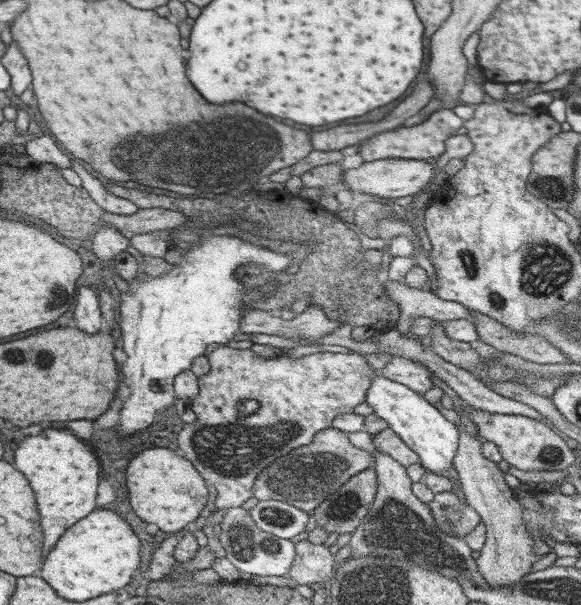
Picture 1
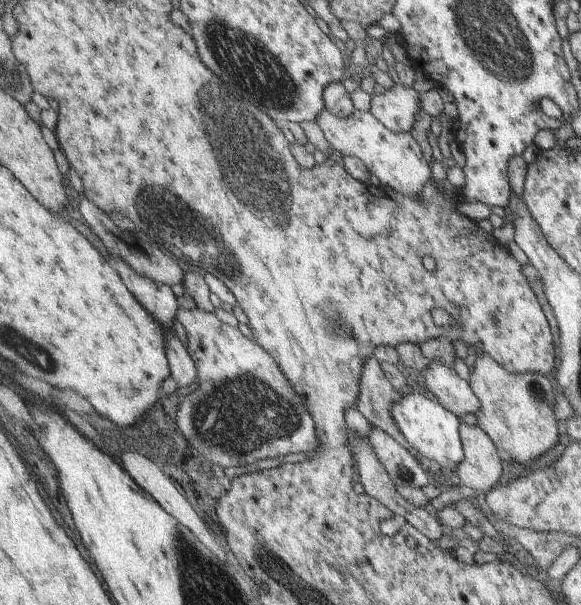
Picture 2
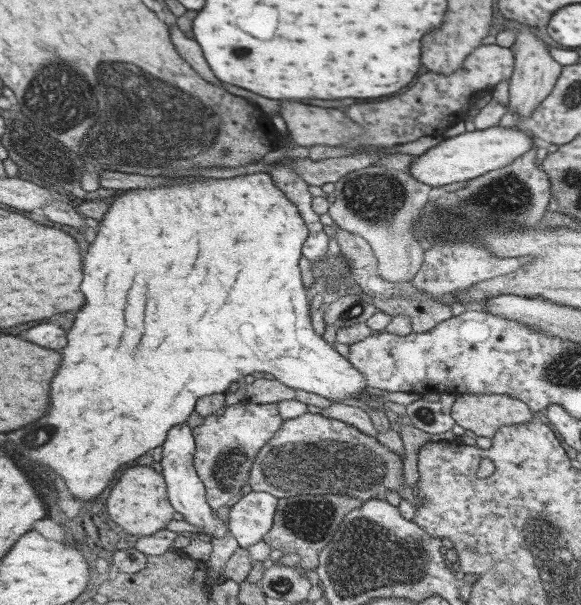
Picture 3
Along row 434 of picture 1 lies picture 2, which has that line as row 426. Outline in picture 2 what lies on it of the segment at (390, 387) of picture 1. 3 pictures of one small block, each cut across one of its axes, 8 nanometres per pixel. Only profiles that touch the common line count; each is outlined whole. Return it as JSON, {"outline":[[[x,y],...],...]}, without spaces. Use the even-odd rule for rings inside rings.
{"outline":[[[415,392],[406,393],[399,402],[390,405],[390,415],[405,440],[425,458],[435,461],[443,469],[449,469],[449,472],[455,472],[457,465],[464,461],[463,443],[457,436],[457,418],[446,407],[441,408],[435,400]]]}

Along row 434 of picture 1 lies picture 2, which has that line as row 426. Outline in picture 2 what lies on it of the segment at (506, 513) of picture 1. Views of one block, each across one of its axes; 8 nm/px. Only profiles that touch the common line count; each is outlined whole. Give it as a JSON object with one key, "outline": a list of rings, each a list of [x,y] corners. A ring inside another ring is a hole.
{"outline":[[[461,421],[460,441],[463,443],[464,461],[455,472],[461,484],[476,491],[489,491],[501,476],[501,462],[497,458],[493,441],[478,426]]]}

